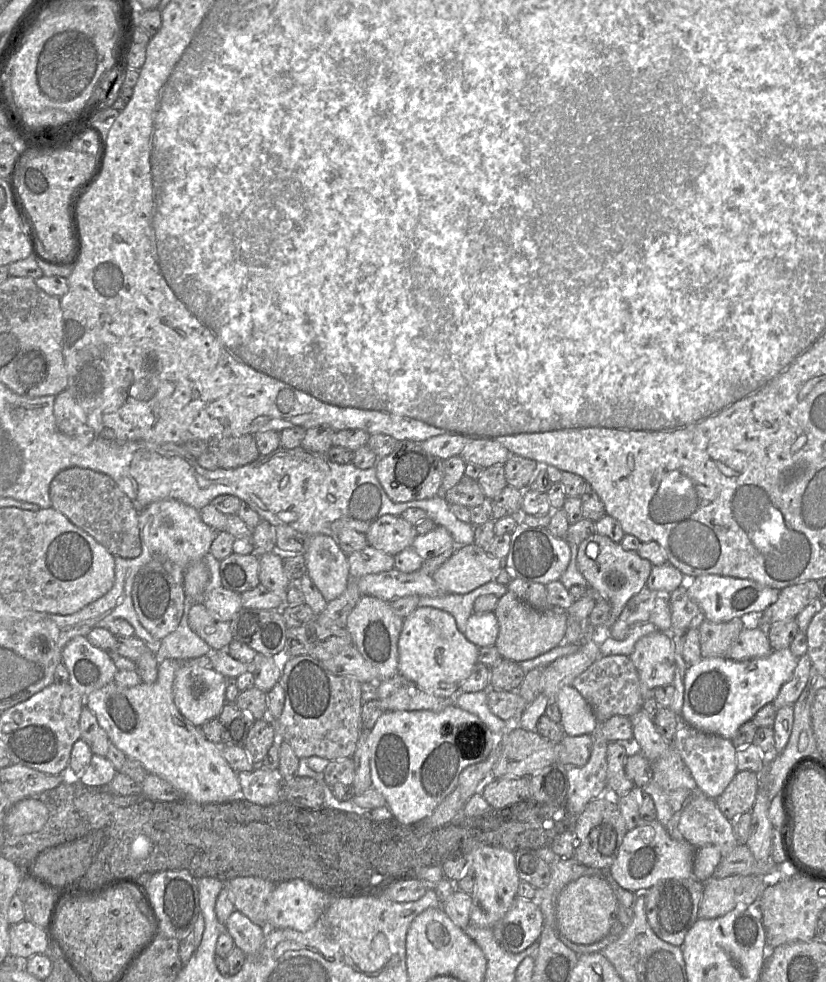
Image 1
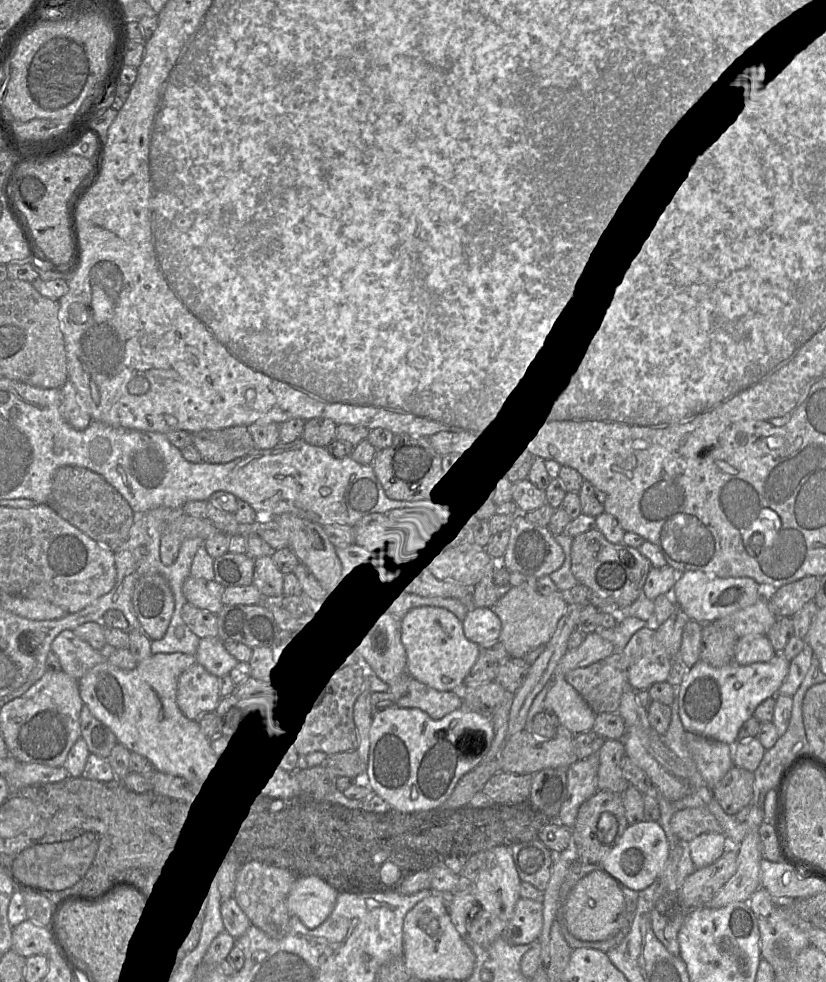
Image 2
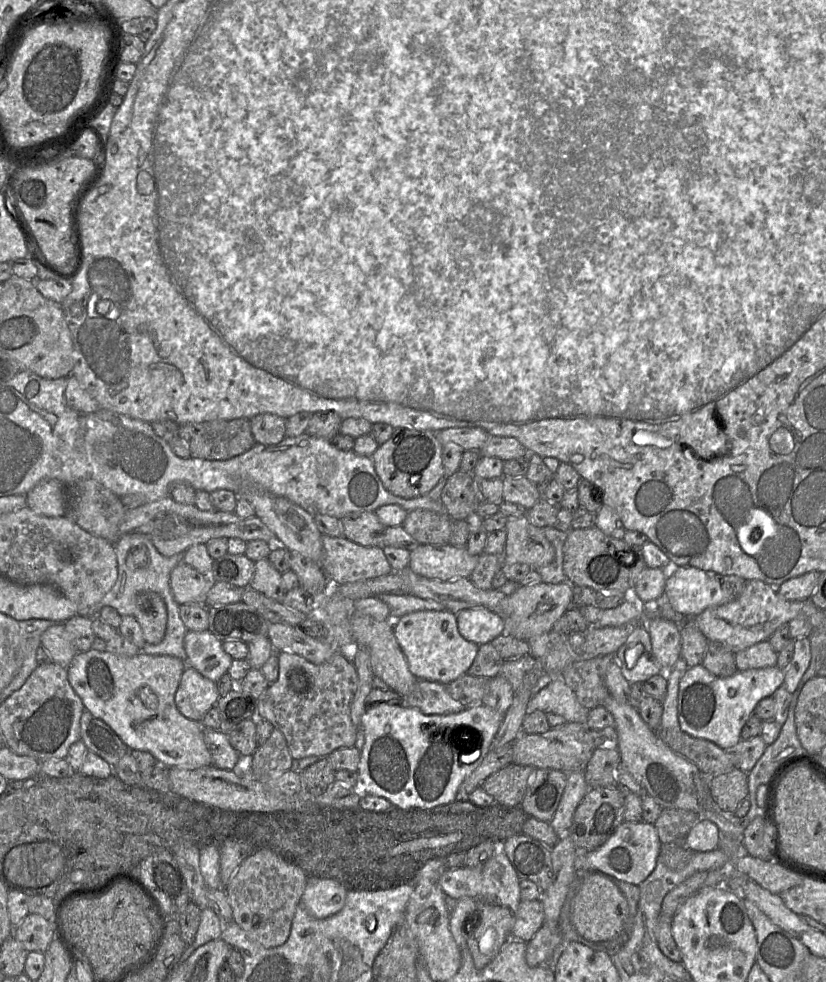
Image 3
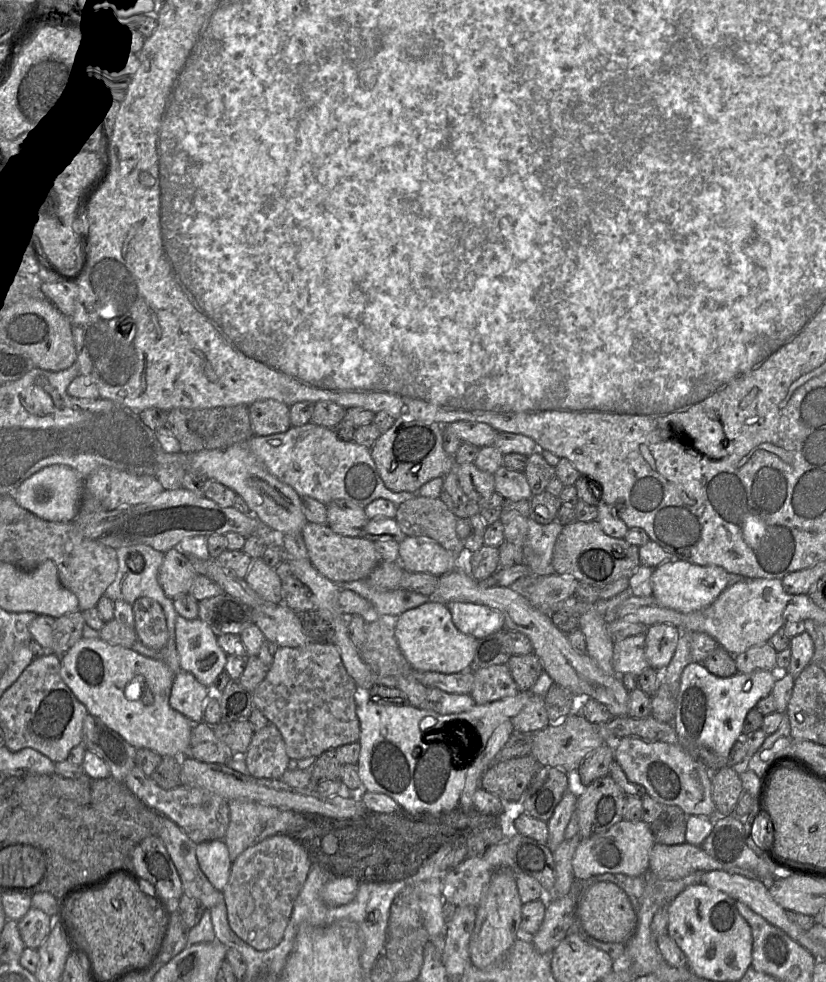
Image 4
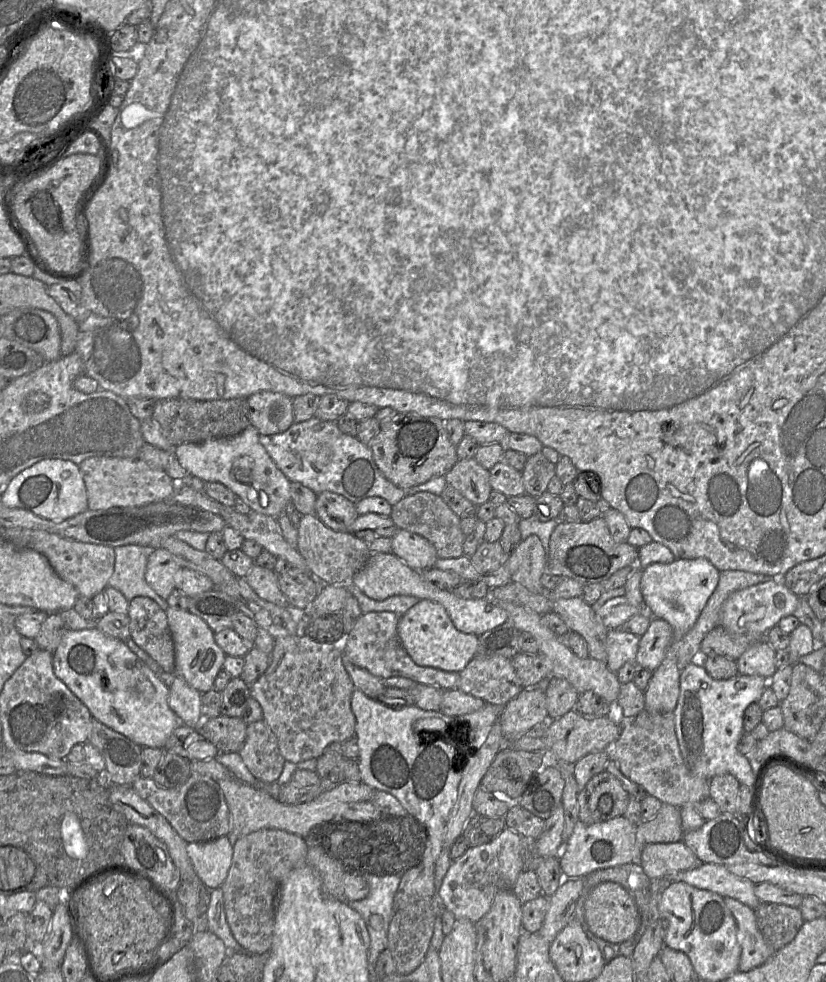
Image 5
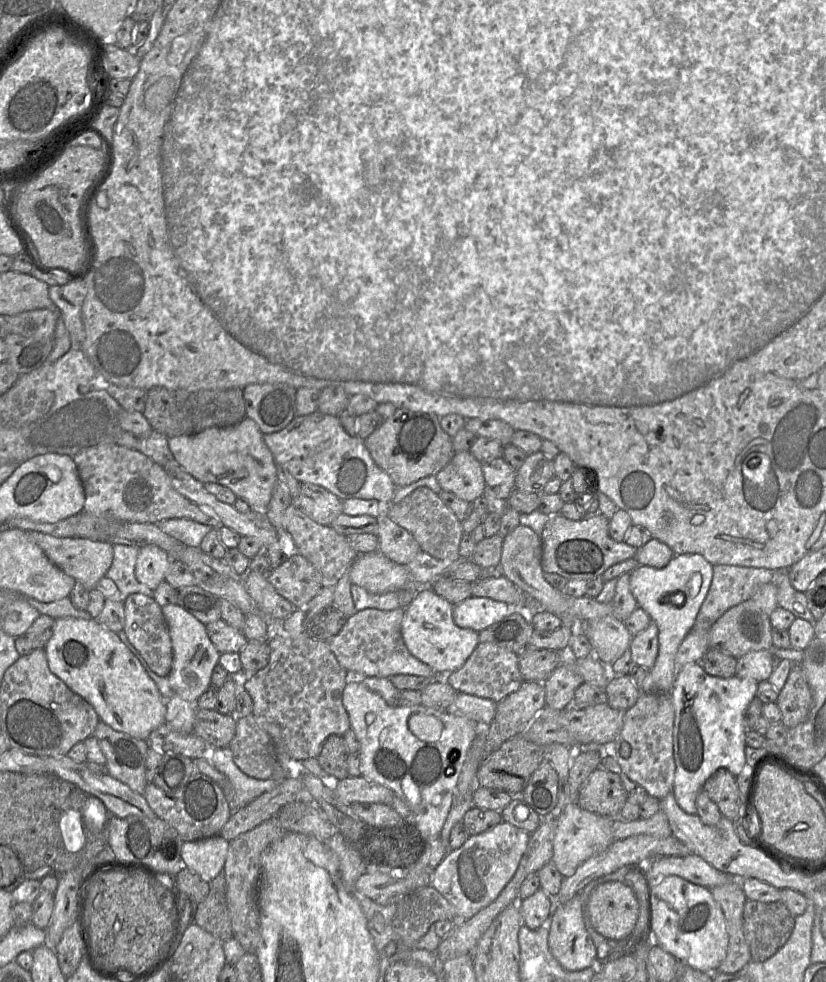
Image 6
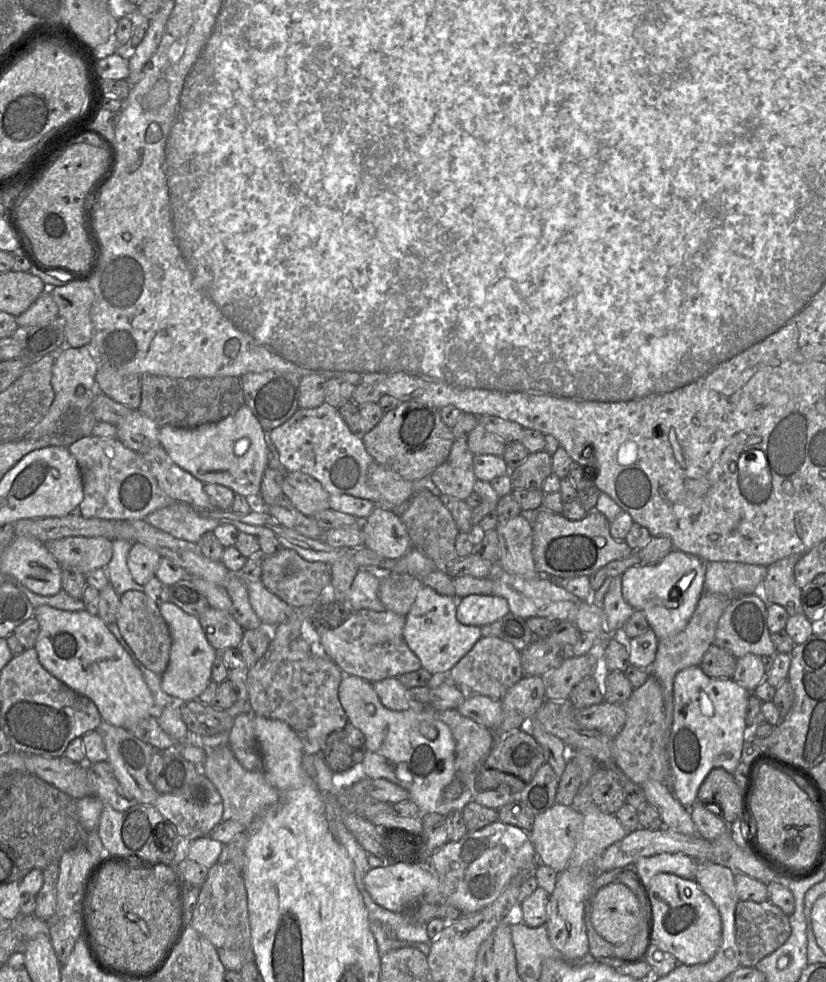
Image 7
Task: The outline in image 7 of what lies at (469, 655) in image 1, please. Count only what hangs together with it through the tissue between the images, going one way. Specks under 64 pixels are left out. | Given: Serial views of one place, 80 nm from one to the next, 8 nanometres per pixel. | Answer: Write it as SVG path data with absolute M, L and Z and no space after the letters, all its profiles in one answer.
M423 585L406 614L403 630L408 647L420 659L422 668L432 675L445 675L482 637L481 627L461 624L456 618L458 599L439 594Z

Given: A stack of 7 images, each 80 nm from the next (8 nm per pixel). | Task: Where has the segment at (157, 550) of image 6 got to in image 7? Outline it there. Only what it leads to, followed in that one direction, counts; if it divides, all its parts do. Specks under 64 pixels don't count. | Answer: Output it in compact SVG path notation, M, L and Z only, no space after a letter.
M134 542L127 559L133 579L144 586L151 578L156 576L161 558L157 551L140 542Z

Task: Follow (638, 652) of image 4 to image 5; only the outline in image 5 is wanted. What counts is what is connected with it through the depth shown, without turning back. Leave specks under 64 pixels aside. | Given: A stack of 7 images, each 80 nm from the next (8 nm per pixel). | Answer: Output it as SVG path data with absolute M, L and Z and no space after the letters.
M621 629L608 630L606 637L607 667L616 673L626 662L634 661L639 641L639 636Z

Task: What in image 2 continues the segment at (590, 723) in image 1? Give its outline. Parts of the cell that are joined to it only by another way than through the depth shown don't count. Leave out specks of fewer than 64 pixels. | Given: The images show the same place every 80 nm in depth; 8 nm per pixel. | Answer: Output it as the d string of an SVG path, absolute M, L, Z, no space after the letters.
M553 678L543 707L557 714L560 727L568 733L576 735L593 729L596 714L565 678Z

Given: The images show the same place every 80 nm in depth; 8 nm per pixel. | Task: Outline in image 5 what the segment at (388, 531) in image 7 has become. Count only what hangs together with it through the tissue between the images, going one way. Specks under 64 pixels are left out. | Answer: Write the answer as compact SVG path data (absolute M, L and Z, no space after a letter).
M398 529L391 540L391 553L412 569L424 571L434 567L438 559L437 551L424 537L404 529Z

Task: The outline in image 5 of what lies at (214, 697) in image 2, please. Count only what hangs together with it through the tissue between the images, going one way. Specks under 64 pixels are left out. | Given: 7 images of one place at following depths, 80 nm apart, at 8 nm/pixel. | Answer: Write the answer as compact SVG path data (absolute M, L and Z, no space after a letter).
M177 675L169 690L169 707L171 710L180 718L182 724L198 728L203 720L201 712L202 693Z

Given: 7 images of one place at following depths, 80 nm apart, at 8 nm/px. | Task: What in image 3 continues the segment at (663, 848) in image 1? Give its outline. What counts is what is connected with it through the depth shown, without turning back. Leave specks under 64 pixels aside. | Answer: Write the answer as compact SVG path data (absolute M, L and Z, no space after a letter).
M623 821L614 834L599 848L578 853L578 867L603 872L619 880L640 885L654 870L662 848L654 824Z

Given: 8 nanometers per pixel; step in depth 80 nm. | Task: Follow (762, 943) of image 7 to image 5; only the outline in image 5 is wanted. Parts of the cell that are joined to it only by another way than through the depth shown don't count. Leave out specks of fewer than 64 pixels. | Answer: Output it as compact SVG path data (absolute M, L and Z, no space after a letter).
M761 903L754 911L757 926L773 951L791 942L805 922L799 908L785 904Z

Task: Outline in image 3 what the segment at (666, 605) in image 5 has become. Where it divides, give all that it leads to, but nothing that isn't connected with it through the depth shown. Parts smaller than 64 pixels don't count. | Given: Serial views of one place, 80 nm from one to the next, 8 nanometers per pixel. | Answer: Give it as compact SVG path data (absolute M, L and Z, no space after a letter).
M674 567L666 579L664 597L672 607L686 617L694 617L709 607L735 600L743 590L746 580L736 575L721 575L695 567Z

